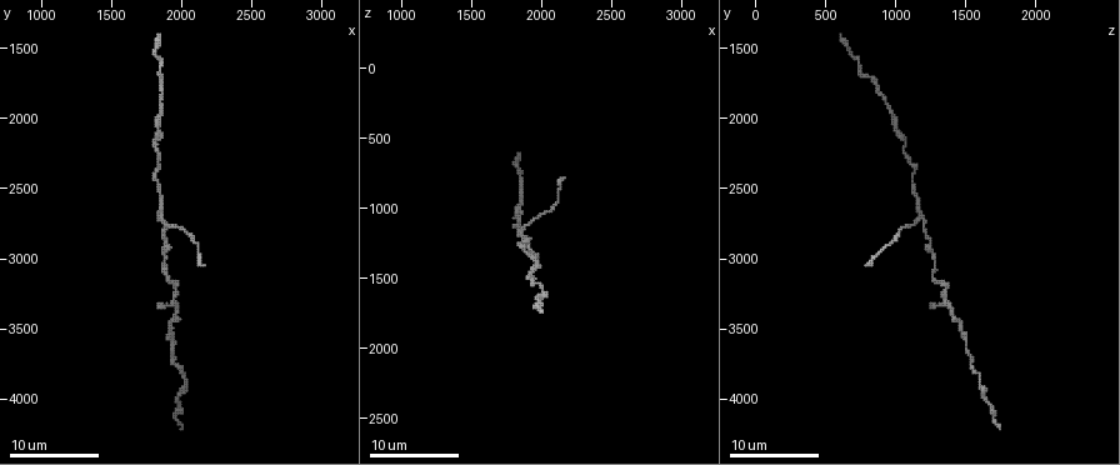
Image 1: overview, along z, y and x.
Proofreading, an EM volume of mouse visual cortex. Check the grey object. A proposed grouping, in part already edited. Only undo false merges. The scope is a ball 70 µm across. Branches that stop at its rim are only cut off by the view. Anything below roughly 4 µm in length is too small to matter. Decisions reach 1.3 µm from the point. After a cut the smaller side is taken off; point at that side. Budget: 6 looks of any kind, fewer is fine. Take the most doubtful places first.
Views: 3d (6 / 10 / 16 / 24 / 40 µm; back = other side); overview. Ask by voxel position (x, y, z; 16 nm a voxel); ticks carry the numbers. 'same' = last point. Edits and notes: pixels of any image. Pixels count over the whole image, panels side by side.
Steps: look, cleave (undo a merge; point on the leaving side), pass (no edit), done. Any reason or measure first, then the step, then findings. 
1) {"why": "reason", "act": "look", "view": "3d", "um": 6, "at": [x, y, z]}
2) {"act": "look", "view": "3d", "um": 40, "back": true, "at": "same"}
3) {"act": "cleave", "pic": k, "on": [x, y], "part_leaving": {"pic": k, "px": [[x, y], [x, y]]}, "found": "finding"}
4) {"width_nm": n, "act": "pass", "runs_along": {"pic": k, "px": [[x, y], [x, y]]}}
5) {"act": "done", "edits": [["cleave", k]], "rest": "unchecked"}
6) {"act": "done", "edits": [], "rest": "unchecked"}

{"why": "three-way junction", "act": "look", "view": "3d", "um": 10, "at": [1840, 2680, 1160]}

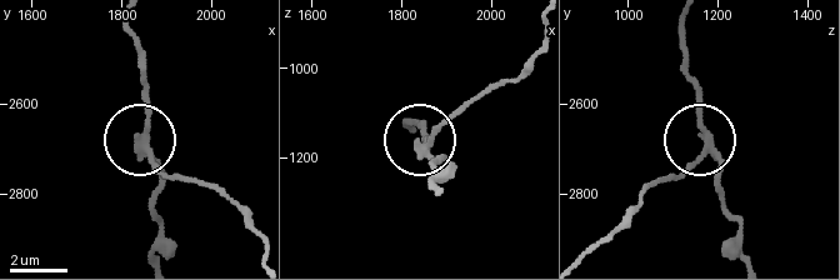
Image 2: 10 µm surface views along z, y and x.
{"width_nm": 220, "act": "cleave", "pic": 2, "on": [439, 126], "found": "two neurons meet here"}

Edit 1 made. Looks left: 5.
{"act": "look", "view": "overview"}

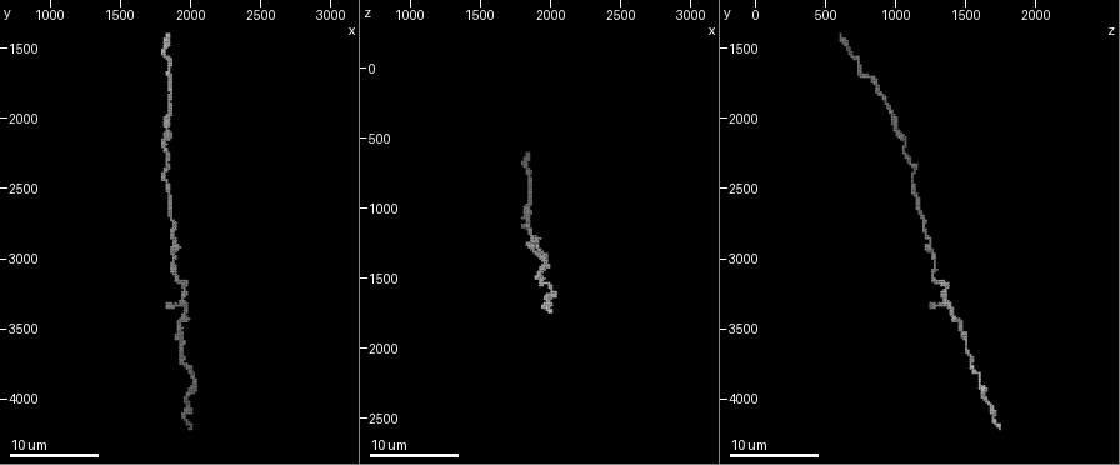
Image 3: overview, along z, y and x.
{"why": "thin neck", "act": "look", "view": "3d", "um": 16, "at": [1960, 3360, 1400]}

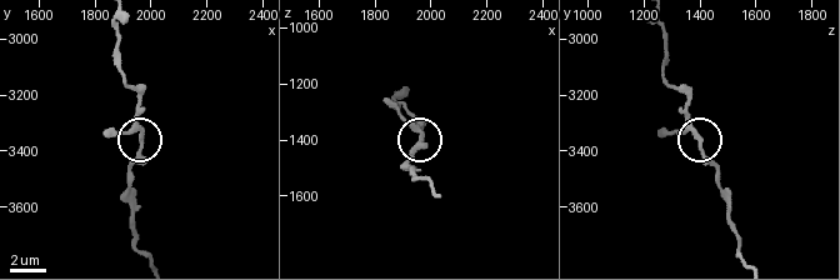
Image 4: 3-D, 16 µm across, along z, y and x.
{"act": "pass", "runs_along": {"pic": 4, "px": [[659, 21], [663, 75], [686, 96], [690, 133], [718, 171]]}, "found": "all the same neuron"}

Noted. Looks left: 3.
{"act": "look", "view": "3d", "um": 16, "at": [1840, 1980, 980]}

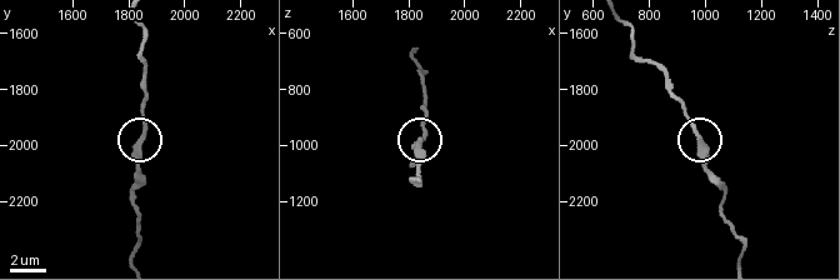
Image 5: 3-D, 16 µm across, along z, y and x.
{"act": "look", "view": "3d", "um": 6, "at": [1850, 1960, 970]}

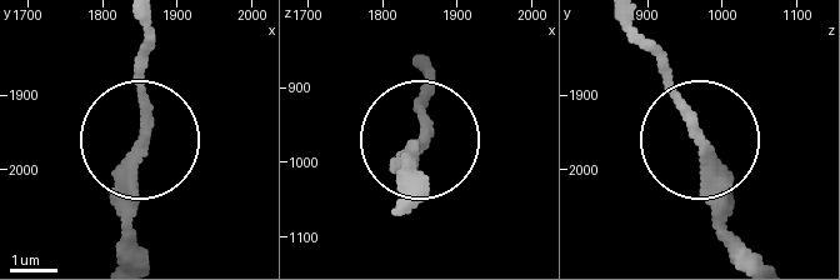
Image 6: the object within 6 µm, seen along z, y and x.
{"act": "pass", "runs_along": {"pic": 6, "px": [[751, 259], [728, 211], [724, 164], [648, 48]]}, "found": "all the same neuron"}

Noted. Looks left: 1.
{"act": "done", "edits": [["cleave", 2]], "rest": "unchecked"}

